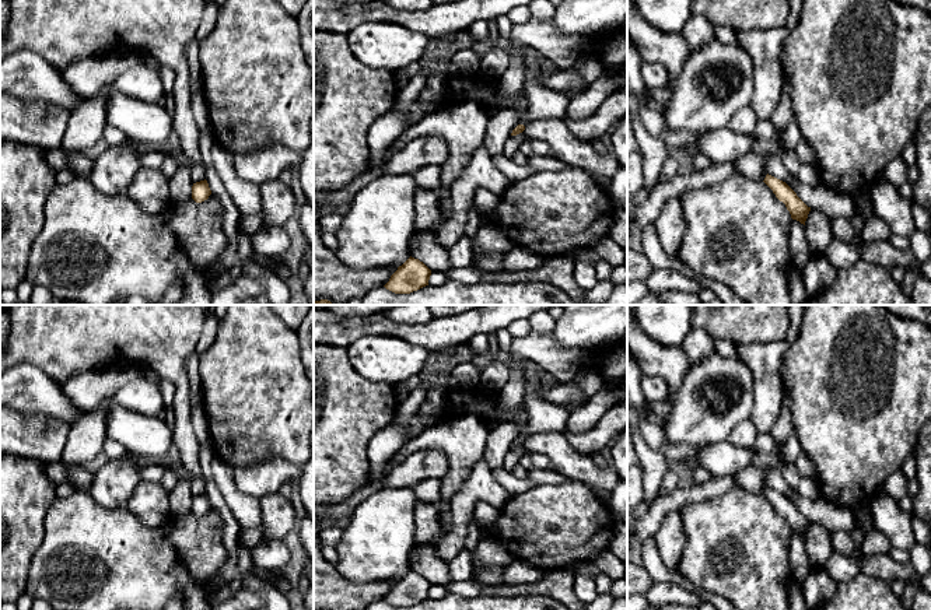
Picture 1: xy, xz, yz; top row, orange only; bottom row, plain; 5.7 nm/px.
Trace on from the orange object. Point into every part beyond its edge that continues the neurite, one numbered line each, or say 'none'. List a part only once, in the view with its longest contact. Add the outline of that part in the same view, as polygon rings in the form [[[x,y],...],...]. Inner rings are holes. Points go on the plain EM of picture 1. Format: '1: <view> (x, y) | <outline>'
none

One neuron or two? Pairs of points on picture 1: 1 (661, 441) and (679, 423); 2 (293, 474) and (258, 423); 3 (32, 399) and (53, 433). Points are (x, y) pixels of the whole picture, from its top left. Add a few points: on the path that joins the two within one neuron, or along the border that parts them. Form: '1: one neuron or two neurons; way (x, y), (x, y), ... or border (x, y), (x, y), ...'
1: two neurons; border (660, 427), (672, 444), (697, 445)
2: two neurons; border (249, 463), (283, 458), (298, 466)
3: two neurons; border (14, 410), (46, 414), (72, 426)

